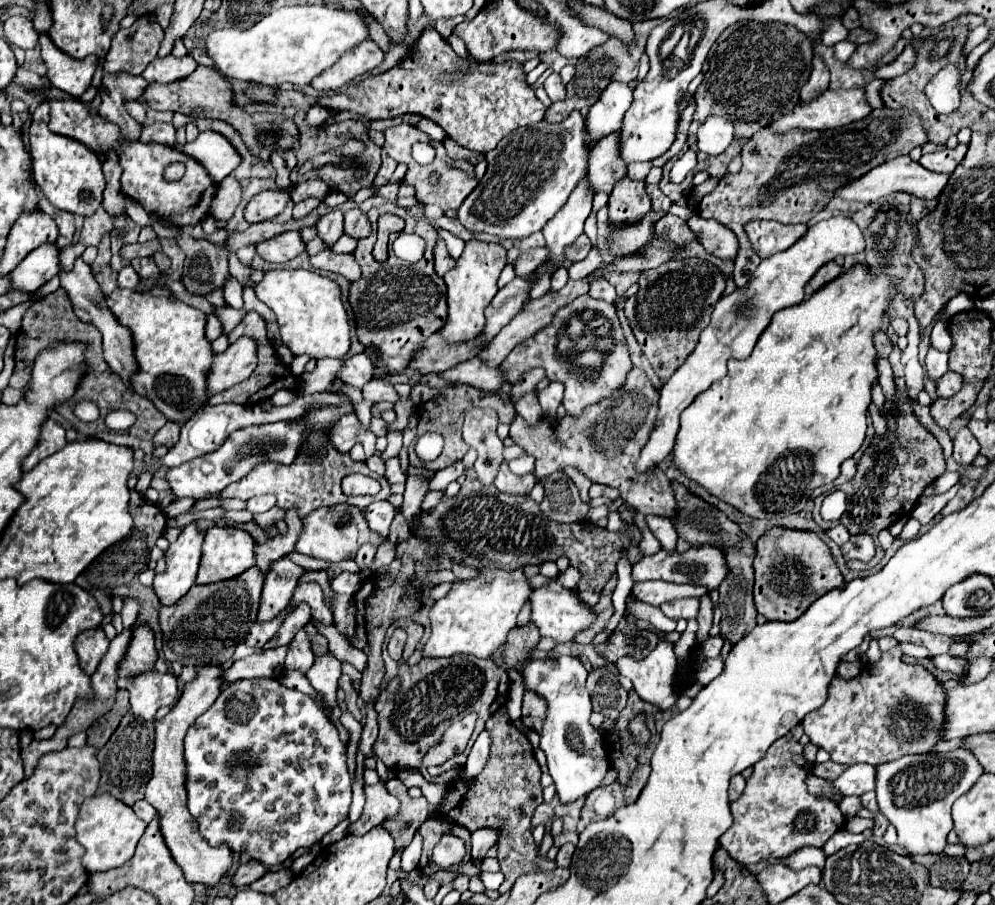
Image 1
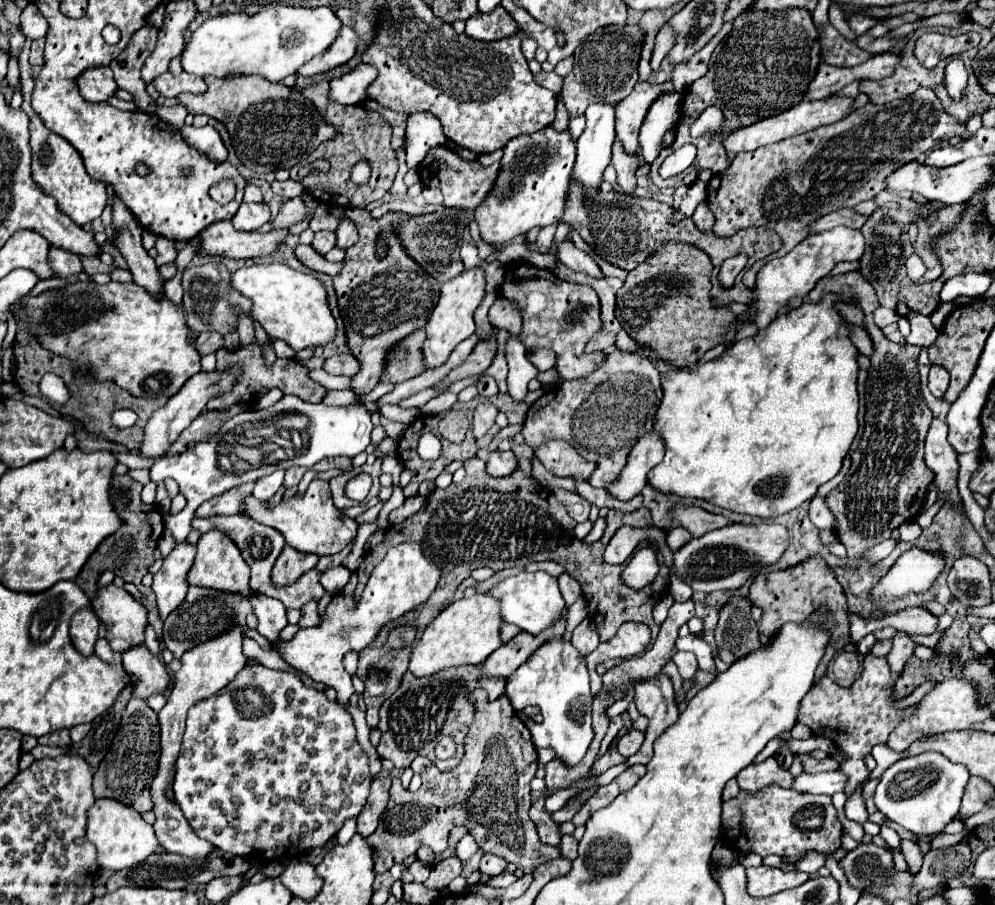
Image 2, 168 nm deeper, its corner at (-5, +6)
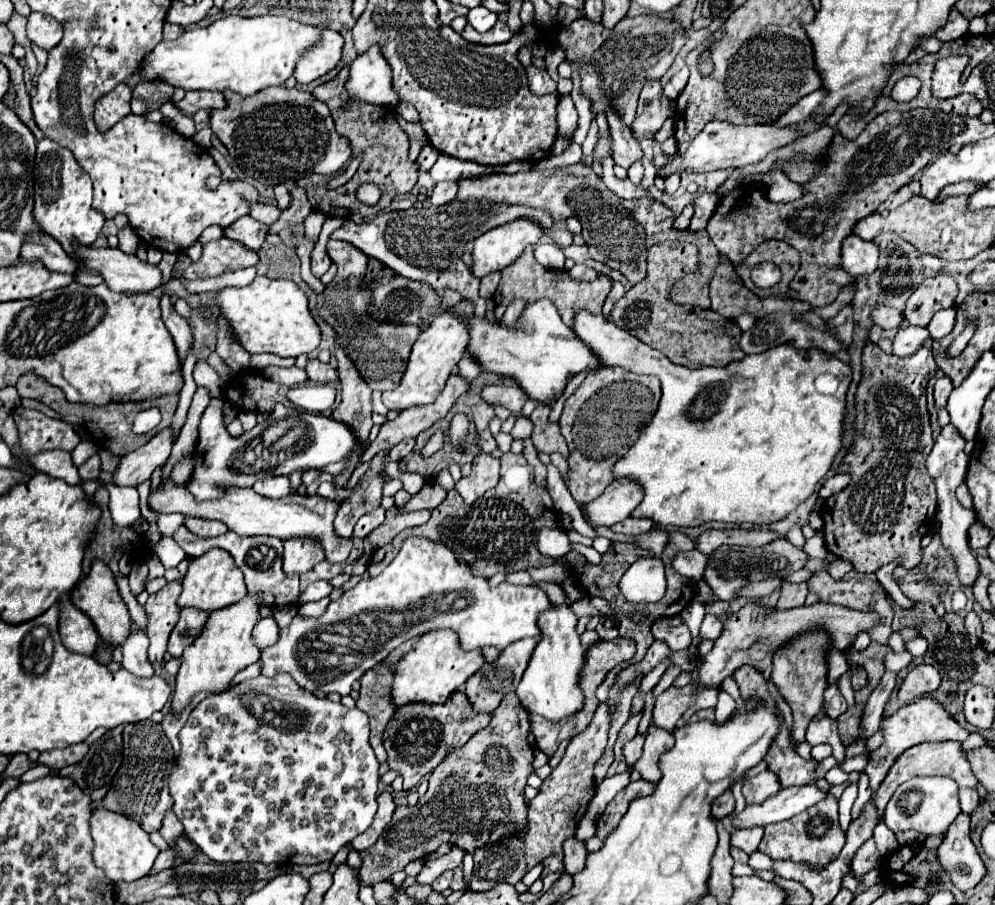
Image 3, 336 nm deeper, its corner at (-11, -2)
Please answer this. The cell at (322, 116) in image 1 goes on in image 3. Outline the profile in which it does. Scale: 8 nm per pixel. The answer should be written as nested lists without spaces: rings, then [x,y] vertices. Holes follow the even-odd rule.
[[[373,44],[373,48],[369,48],[365,54],[359,54],[353,60],[347,92],[355,100],[363,100],[369,104],[397,106],[399,96],[393,92],[391,86],[391,68],[381,56],[377,44]]]

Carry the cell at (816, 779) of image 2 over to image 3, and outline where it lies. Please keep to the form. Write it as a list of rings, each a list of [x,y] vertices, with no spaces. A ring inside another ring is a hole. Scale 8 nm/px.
[[[815,784],[807,786],[791,786],[785,790],[779,790],[775,796],[769,796],[761,804],[747,804],[743,812],[737,812],[733,816],[733,828],[745,830],[755,826],[767,826],[781,820],[789,820],[791,816],[807,810],[809,806],[823,800],[827,792],[821,792]]]

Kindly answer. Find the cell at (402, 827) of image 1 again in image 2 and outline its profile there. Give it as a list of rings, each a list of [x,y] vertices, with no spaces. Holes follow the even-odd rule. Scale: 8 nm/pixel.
[[[475,690],[469,700],[475,702],[477,714],[465,738],[465,756],[459,766],[449,772],[439,772],[427,758],[415,758],[411,768],[423,776],[423,784],[417,792],[407,792],[401,780],[397,776],[393,778],[389,806],[377,830],[367,838],[375,848],[377,874],[383,874],[393,864],[415,854],[421,844],[427,844],[435,854],[447,850],[453,826],[467,826],[483,852],[497,854],[529,874],[539,864],[561,856],[557,846],[547,846],[539,840],[537,828],[529,818],[529,784],[535,778],[539,762],[527,726],[519,720],[507,696],[487,702],[485,692]]]

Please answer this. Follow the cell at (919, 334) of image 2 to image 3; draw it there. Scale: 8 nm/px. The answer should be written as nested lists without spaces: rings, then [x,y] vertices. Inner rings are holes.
[[[919,326],[899,328],[897,334],[891,338],[891,346],[893,346],[891,352],[895,356],[911,356],[923,344],[925,338],[929,338],[927,328],[919,328]]]

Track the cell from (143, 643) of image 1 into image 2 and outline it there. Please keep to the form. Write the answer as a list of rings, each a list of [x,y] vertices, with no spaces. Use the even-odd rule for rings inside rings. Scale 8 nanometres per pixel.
[[[111,584],[97,590],[97,598],[91,604],[99,620],[109,626],[105,638],[115,652],[121,654],[135,644],[145,644],[145,628],[149,624],[147,608],[129,592]]]

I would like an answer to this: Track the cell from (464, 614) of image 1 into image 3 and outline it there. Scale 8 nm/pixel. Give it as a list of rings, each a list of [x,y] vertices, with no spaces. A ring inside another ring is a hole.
[[[439,630],[429,632],[419,638],[419,642],[399,660],[391,684],[391,700],[395,708],[401,708],[409,702],[427,702],[427,704],[441,704],[445,702],[451,692],[465,684],[469,676],[473,676],[485,664],[481,650],[463,652],[453,630]]]

